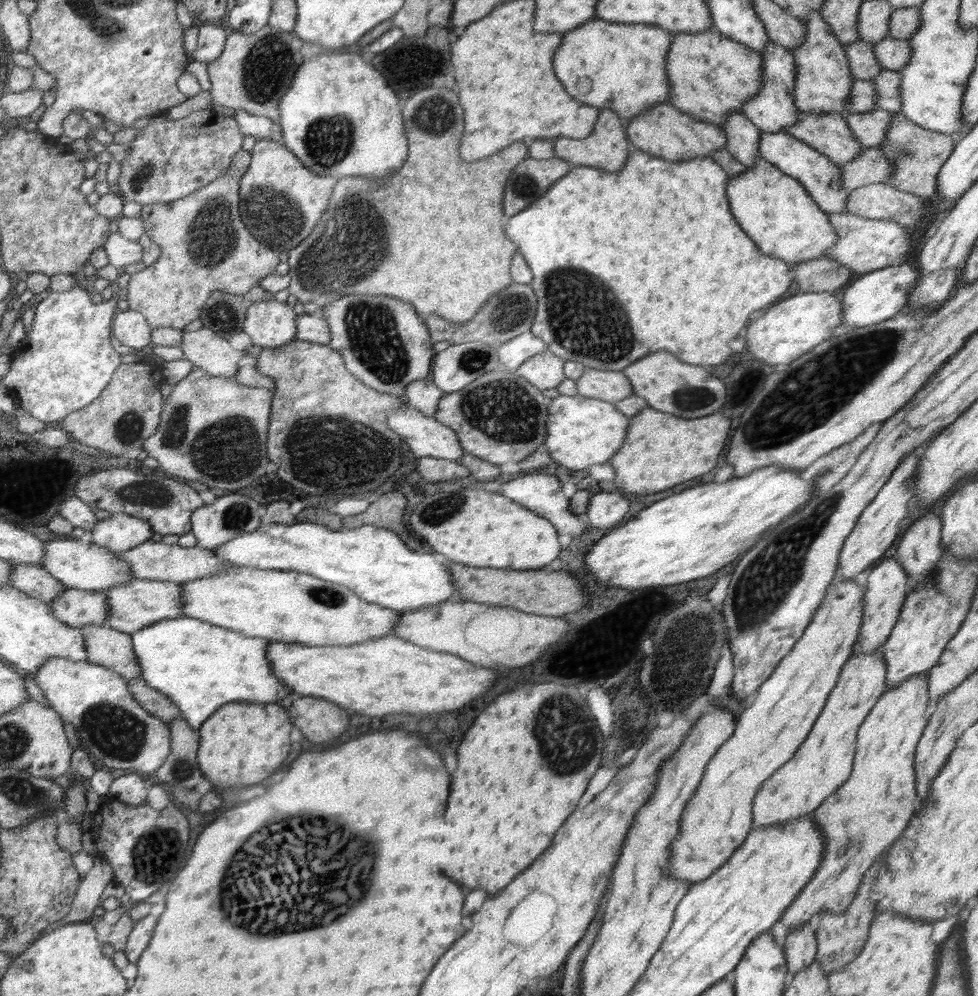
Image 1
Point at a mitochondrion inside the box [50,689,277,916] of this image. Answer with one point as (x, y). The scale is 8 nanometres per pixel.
(115, 733)

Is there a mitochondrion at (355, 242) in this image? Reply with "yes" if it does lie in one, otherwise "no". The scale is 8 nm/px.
yes

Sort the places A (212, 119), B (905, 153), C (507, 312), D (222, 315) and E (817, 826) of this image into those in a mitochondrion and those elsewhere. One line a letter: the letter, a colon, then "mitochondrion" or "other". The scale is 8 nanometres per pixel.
A: other
B: mitochondrion
C: mitochondrion
D: mitochondrion
E: other

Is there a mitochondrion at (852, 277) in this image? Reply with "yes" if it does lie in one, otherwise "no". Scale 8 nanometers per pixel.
no

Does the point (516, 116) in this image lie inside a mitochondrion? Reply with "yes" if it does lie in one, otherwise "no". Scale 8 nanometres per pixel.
no

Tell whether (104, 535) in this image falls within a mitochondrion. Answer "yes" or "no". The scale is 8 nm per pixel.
no

